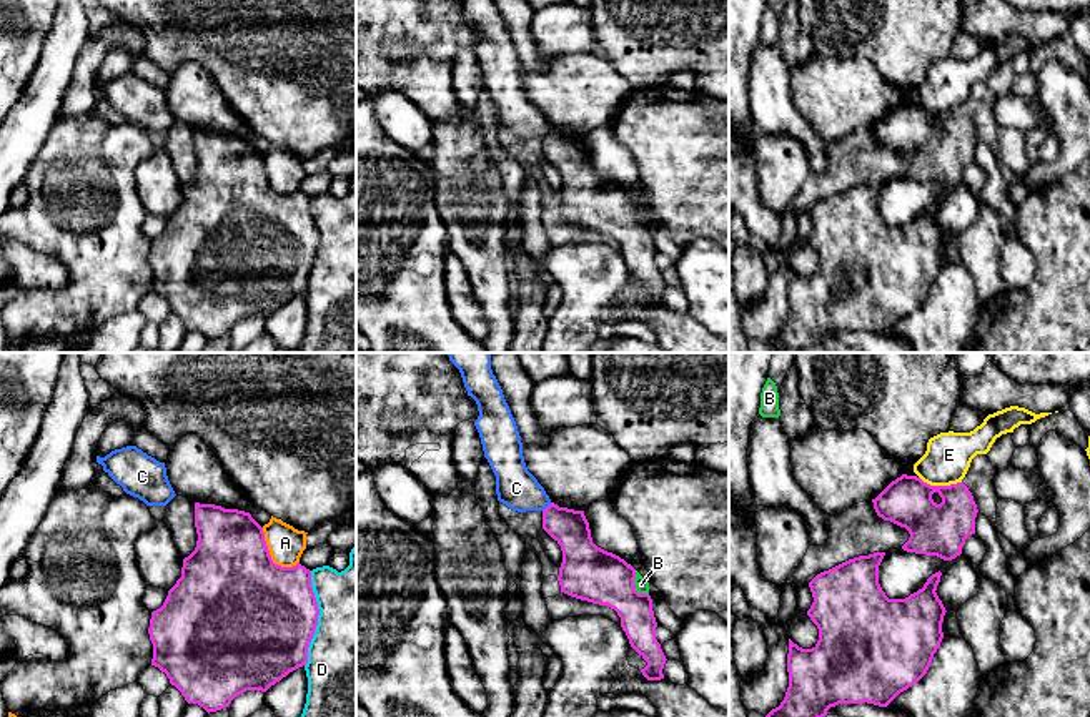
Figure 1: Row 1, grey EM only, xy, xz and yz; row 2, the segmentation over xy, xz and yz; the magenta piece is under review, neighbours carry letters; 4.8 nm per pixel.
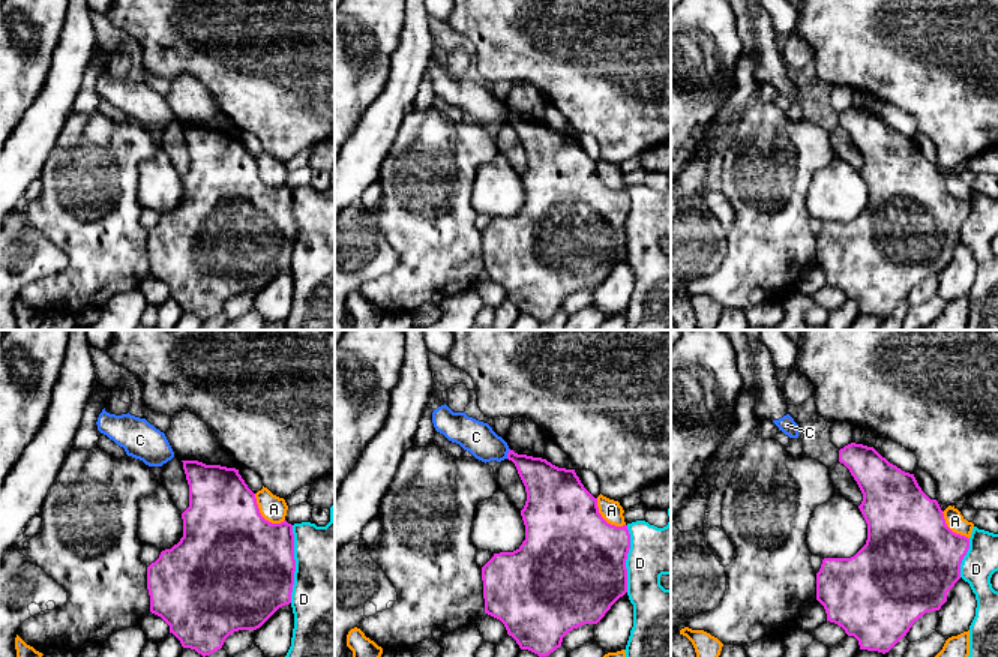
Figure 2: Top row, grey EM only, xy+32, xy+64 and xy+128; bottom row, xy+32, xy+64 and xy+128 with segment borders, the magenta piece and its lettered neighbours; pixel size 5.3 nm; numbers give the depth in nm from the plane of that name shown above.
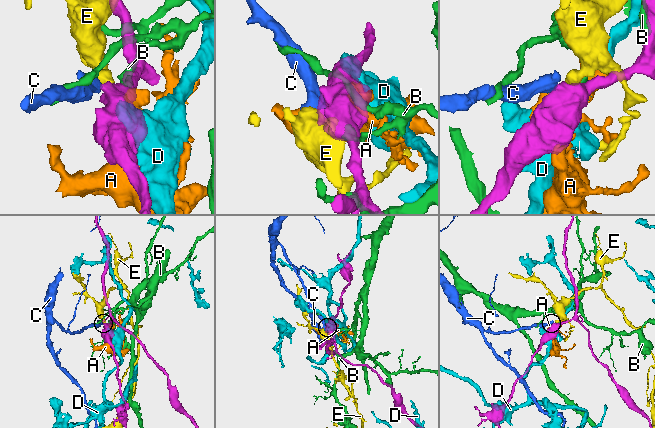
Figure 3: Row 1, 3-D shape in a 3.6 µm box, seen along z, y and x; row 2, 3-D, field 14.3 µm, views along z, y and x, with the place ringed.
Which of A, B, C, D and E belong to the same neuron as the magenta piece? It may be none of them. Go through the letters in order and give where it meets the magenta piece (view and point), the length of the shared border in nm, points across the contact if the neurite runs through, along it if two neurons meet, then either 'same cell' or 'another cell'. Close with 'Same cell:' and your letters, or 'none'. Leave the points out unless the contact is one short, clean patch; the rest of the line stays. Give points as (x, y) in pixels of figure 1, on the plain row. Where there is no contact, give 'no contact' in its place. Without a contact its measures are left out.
A: meets magenta in xy at (270, 183); contact 260 nm long; another cell
B: meets magenta in xz at (634, 213); contact 140 nm long; another cell
C: meets magenta in xz at (546, 135); contact 60 nm long; border along xz (551, 130), (543, 138); another cell
D: meets magenta in xy at (317, 247); contact 460 nm long; another cell
E: meets magenta in yz at (941, 113); contact 220 nm long; another cell
Same cell: none

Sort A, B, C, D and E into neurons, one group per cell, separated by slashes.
A / B / C / D / E

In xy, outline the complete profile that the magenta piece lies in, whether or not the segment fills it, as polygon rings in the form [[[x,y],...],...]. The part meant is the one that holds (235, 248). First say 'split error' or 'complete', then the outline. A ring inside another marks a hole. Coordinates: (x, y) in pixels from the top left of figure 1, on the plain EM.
complete; [[[195,130],[195,155],[198,161],[196,175],[188,185],[183,186],[181,205],[168,218],[163,233],[151,240],[148,261],[153,271],[151,293],[166,301],[170,311],[181,319],[188,331],[198,331],[210,341],[228,334],[236,323],[246,318],[266,319],[290,299],[306,293],[308,274],[318,253],[320,236],[311,215],[311,198],[300,190],[293,195],[281,195],[275,191],[265,168],[263,155],[251,145],[250,140]]]

